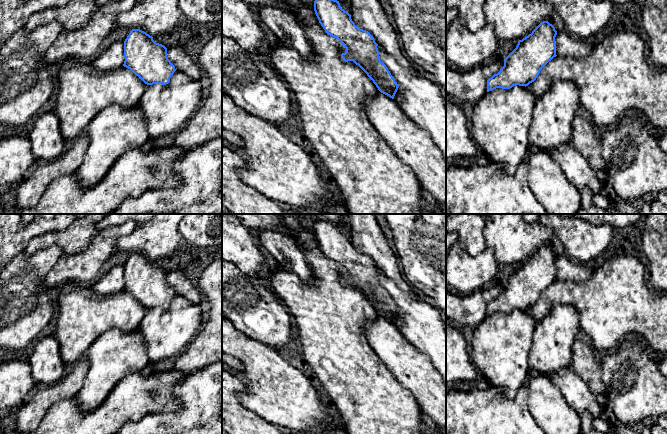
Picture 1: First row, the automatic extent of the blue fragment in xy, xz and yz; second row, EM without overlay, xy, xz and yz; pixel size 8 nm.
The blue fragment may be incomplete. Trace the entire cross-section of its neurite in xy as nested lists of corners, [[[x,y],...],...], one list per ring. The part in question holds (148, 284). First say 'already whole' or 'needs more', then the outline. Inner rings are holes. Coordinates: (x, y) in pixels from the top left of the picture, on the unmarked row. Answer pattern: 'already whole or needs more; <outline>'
already whole; [[[132,253],[125,263],[124,281],[123,290],[147,309],[166,309],[176,295],[167,281],[167,272],[140,253]]]

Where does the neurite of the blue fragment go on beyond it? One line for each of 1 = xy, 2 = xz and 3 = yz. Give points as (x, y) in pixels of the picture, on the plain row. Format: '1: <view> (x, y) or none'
1: none
2: none
3: none

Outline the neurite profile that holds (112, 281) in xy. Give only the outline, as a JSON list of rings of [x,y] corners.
[[[116,265],[109,269],[98,281],[94,281],[91,287],[97,294],[109,295],[122,291],[124,285],[124,265]]]

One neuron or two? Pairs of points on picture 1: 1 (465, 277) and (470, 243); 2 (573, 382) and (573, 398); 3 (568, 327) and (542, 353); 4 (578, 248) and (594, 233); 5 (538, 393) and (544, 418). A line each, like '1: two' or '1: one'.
1: two
2: one
3: one
4: one
5: one

